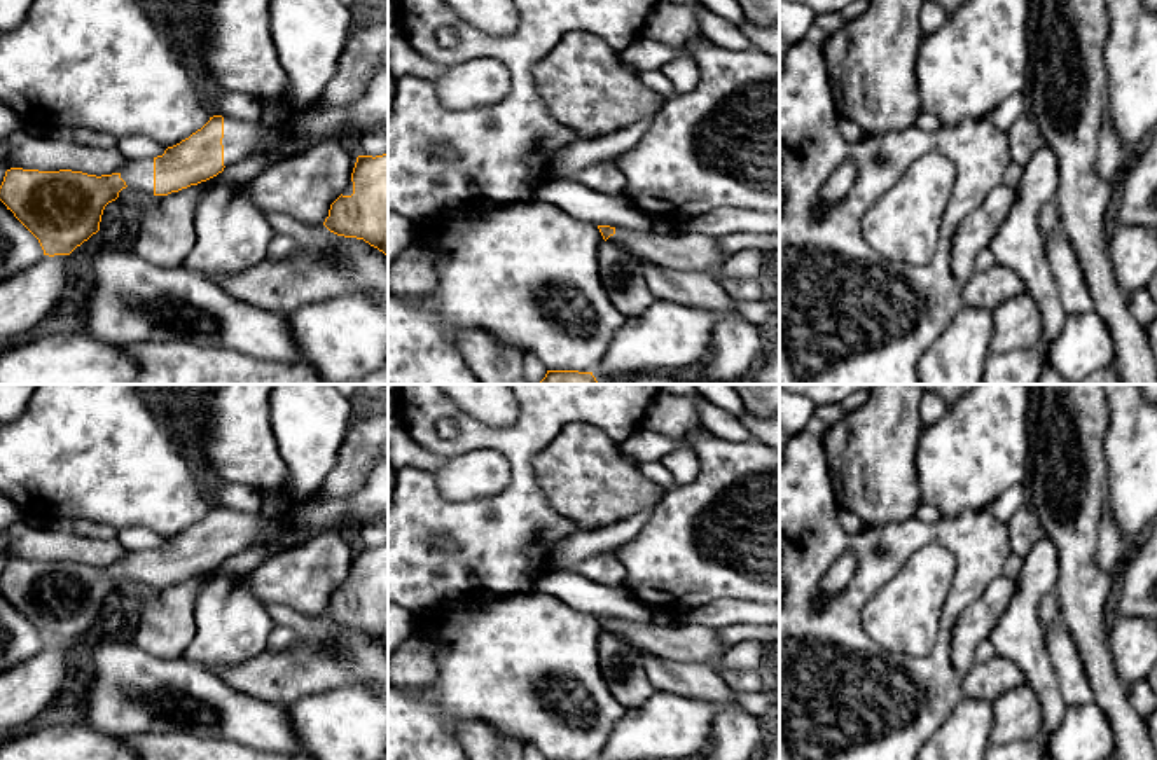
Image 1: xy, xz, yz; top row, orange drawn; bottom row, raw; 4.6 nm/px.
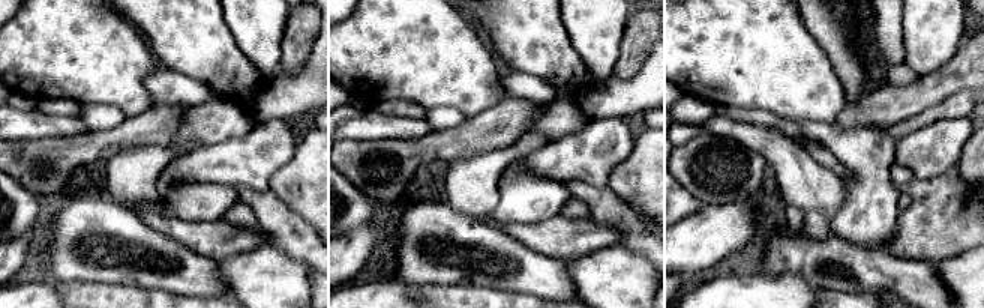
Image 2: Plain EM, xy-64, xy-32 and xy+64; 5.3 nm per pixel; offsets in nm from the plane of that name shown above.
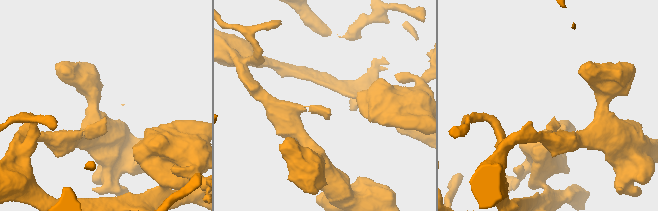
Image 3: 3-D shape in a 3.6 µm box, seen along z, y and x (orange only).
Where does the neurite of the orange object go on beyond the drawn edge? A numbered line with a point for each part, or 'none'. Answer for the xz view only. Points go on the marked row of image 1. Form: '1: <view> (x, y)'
1: xz (680, 250)

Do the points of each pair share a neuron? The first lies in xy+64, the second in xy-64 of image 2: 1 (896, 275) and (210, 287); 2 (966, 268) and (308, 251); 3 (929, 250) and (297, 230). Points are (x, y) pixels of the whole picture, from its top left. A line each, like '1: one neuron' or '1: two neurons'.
1: one neuron
2: two neurons
3: two neurons

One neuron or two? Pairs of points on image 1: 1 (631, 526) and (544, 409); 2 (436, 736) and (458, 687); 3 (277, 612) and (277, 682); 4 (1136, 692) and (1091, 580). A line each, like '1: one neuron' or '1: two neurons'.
1: two neurons
2: one neuron
3: two neurons
4: two neurons

